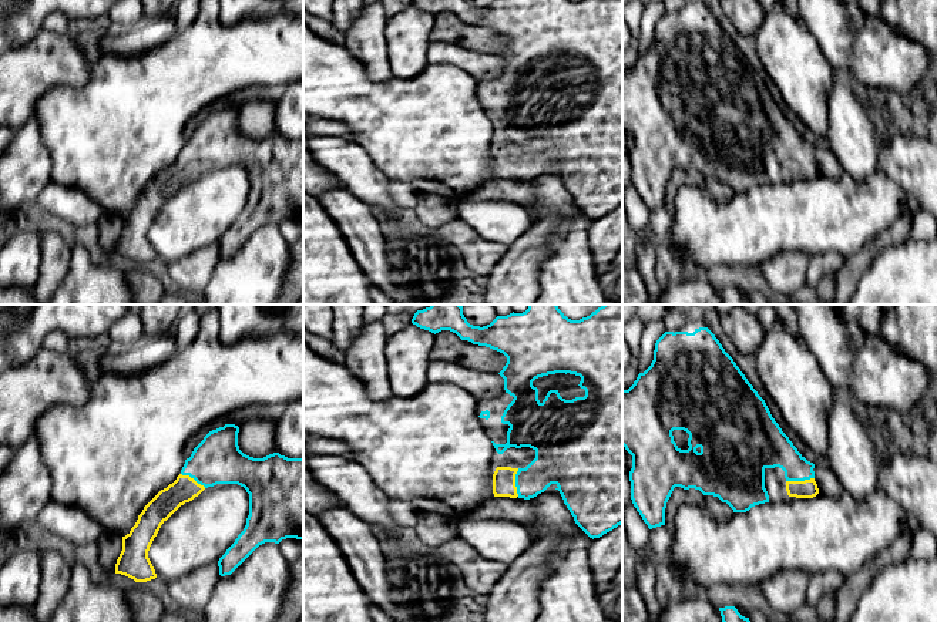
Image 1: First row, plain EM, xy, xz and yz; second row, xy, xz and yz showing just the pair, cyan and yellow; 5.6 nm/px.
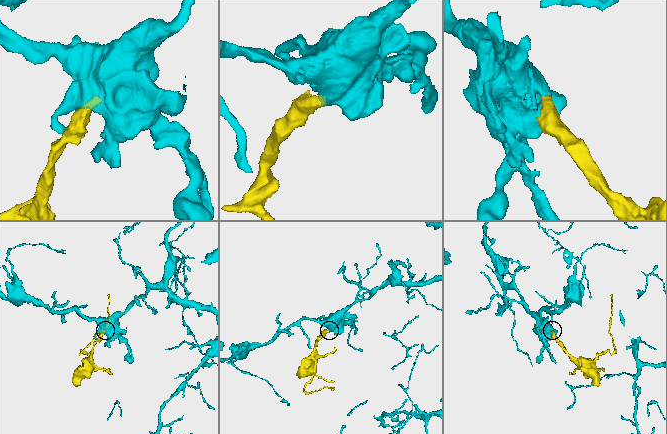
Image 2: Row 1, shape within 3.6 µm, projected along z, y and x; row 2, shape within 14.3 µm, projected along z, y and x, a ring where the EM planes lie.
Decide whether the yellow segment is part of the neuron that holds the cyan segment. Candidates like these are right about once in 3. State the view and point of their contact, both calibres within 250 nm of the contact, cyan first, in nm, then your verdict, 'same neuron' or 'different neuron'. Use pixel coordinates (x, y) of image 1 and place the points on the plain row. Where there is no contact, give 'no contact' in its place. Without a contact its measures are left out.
xz (516, 164) | 240/130 nm | same neuron

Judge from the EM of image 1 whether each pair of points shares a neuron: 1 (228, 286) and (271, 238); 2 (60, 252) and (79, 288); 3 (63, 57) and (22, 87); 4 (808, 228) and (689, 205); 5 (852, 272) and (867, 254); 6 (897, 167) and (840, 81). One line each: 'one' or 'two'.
1: one
2: two
3: one
4: one
5: one
6: two

